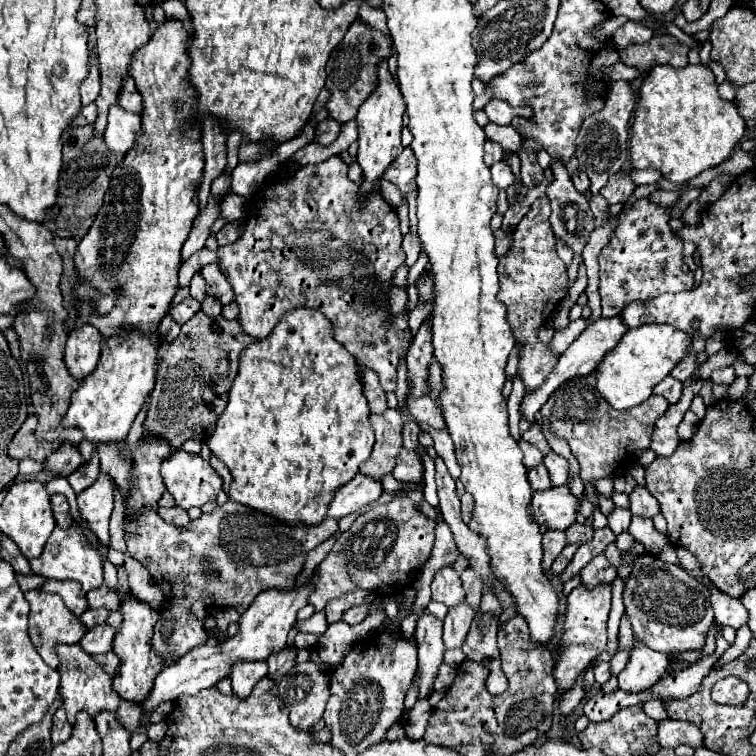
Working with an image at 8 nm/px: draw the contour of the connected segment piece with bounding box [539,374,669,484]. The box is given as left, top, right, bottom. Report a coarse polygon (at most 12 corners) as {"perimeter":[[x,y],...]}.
{"perimeter":[[593,374],[557,388],[539,420],[579,460],[615,476],[647,450],[665,398],[617,412]]}

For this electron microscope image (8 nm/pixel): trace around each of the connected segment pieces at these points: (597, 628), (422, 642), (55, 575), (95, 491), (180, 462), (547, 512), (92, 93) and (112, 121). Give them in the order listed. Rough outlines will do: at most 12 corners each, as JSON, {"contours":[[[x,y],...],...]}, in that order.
{"contours":[[[611,586],[569,594],[553,678],[561,694],[605,650]],[[417,620],[417,698],[429,698],[443,664],[441,620]],[[55,526],[31,570],[75,580],[103,584],[101,558],[83,532]],[[113,480],[77,494],[81,520],[109,546]],[[175,450],[161,472],[183,510],[217,500],[223,478],[199,454]],[[567,486],[533,492],[529,514],[539,526],[567,530],[577,498]],[[89,66],[81,84],[81,104],[87,106],[99,96],[99,70]],[[109,108],[105,144],[127,154],[141,132],[141,116]]]}

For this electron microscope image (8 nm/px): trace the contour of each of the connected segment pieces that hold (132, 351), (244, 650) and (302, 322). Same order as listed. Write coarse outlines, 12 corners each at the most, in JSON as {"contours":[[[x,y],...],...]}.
{"contours":[[[159,336],[105,342],[63,428],[123,442],[153,390]],[[309,584],[265,590],[239,632],[157,676],[143,714],[227,678],[235,664],[281,652]],[[301,306],[241,352],[207,444],[231,500],[319,524],[375,438]]]}

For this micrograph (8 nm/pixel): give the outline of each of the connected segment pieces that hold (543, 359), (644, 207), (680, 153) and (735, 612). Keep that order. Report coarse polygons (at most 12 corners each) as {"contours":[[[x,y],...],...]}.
{"contours":[[[537,198],[499,258],[525,390],[557,356],[537,340],[567,296],[551,204]],[[667,210],[619,216],[599,254],[605,318],[693,286]],[[707,66],[645,76],[629,158],[685,182],[745,134]],[[699,578],[711,592],[719,624],[739,628],[747,624],[741,600],[717,590],[709,578]]]}

